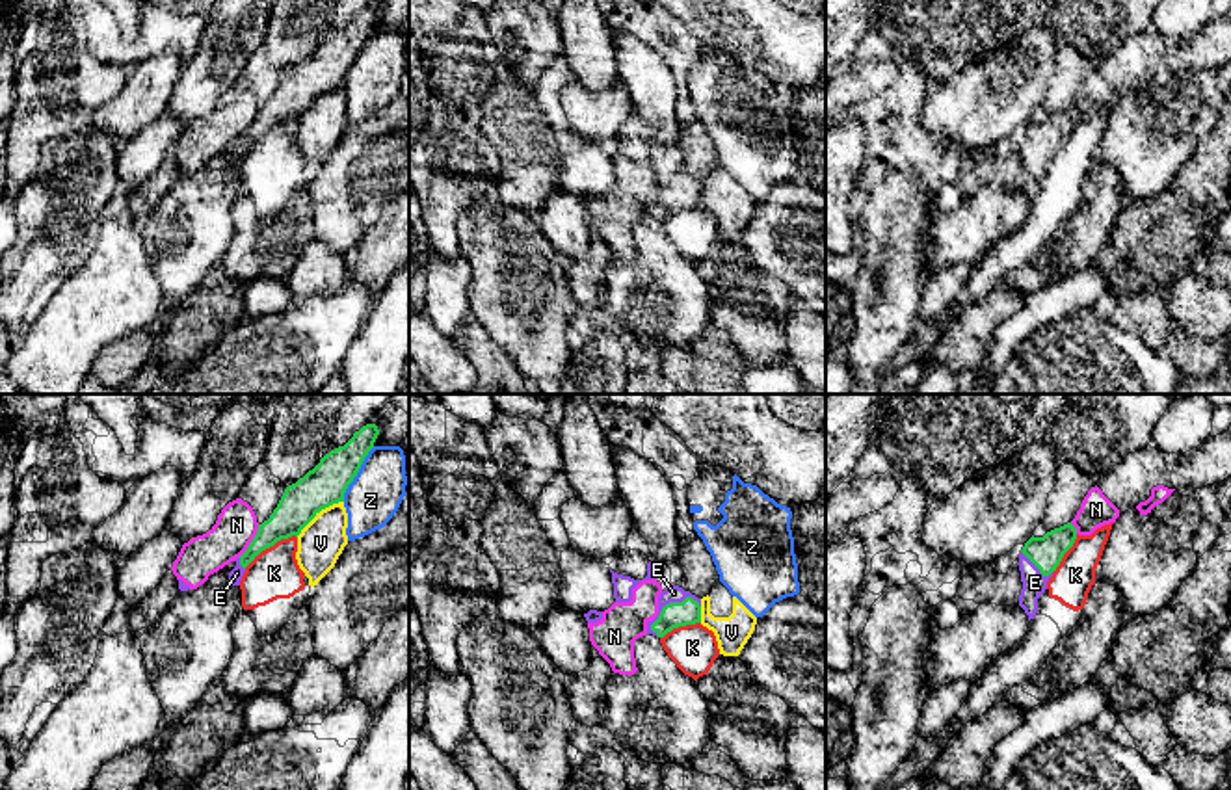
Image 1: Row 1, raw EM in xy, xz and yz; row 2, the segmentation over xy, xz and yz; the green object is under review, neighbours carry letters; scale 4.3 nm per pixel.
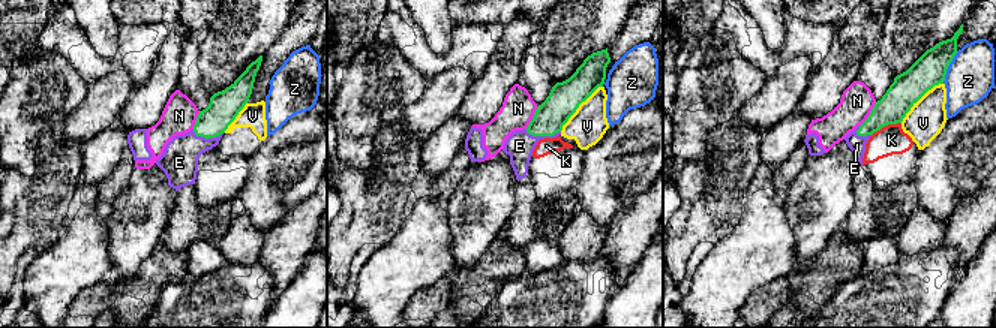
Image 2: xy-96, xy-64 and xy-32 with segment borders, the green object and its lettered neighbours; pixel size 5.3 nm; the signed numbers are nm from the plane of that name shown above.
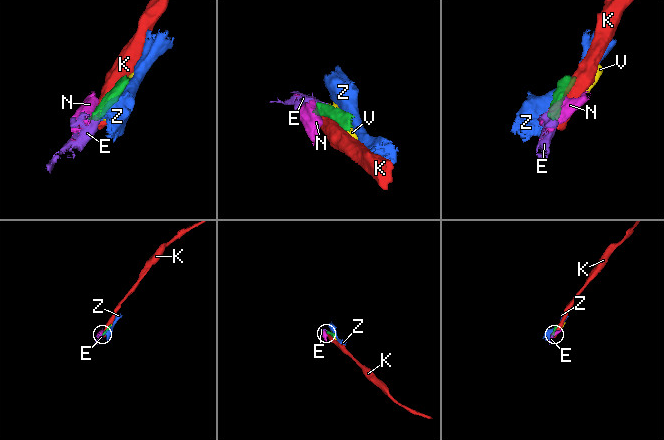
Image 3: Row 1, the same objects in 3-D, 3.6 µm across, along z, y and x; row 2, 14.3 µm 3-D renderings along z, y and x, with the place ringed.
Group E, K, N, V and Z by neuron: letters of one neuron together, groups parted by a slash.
E / K / N / V / Z

